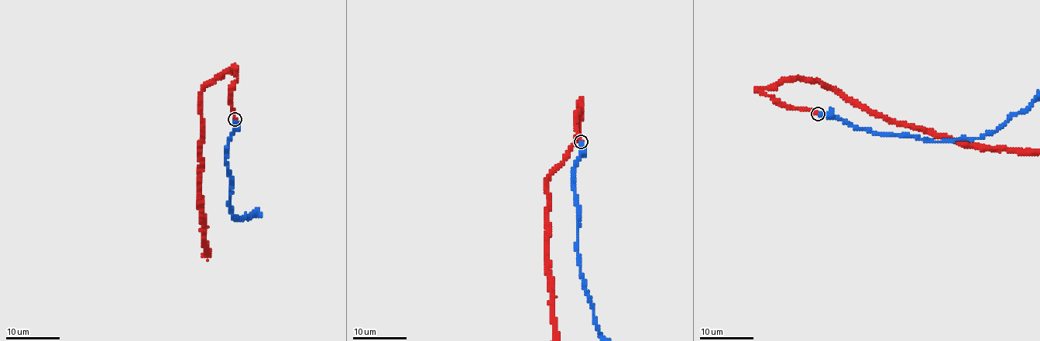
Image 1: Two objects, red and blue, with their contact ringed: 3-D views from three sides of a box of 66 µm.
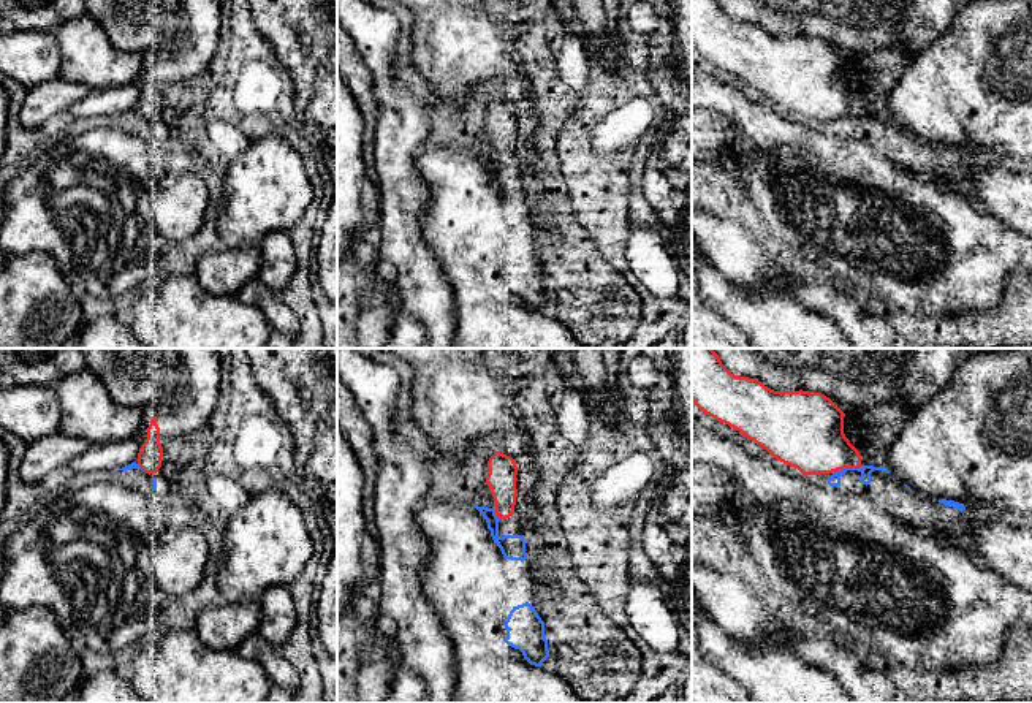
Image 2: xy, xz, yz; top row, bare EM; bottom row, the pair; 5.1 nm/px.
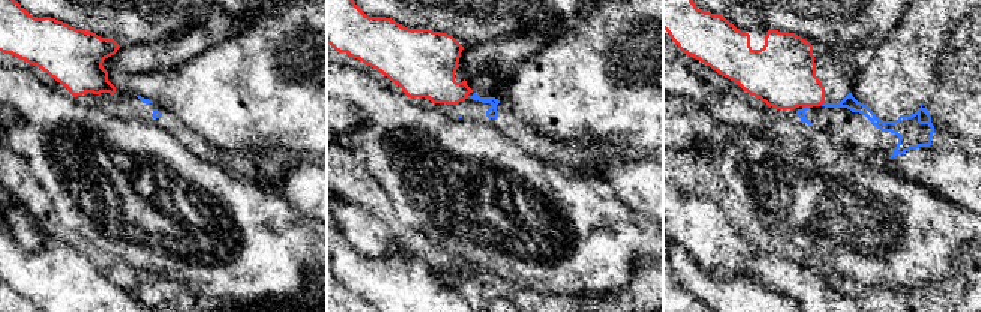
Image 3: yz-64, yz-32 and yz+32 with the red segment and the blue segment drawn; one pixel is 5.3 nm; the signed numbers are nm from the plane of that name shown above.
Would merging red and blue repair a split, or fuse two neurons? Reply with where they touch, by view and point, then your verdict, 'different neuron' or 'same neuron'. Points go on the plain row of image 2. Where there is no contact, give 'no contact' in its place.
yz (847, 113) | same neuron

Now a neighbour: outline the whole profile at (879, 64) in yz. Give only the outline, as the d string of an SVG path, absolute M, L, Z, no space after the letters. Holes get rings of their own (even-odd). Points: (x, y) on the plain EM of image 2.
M883 48L874 52L850 55L844 62L844 74L852 76L855 71L863 70L874 78L885 79L891 71L909 65L913 57L913 51L902 48Z

